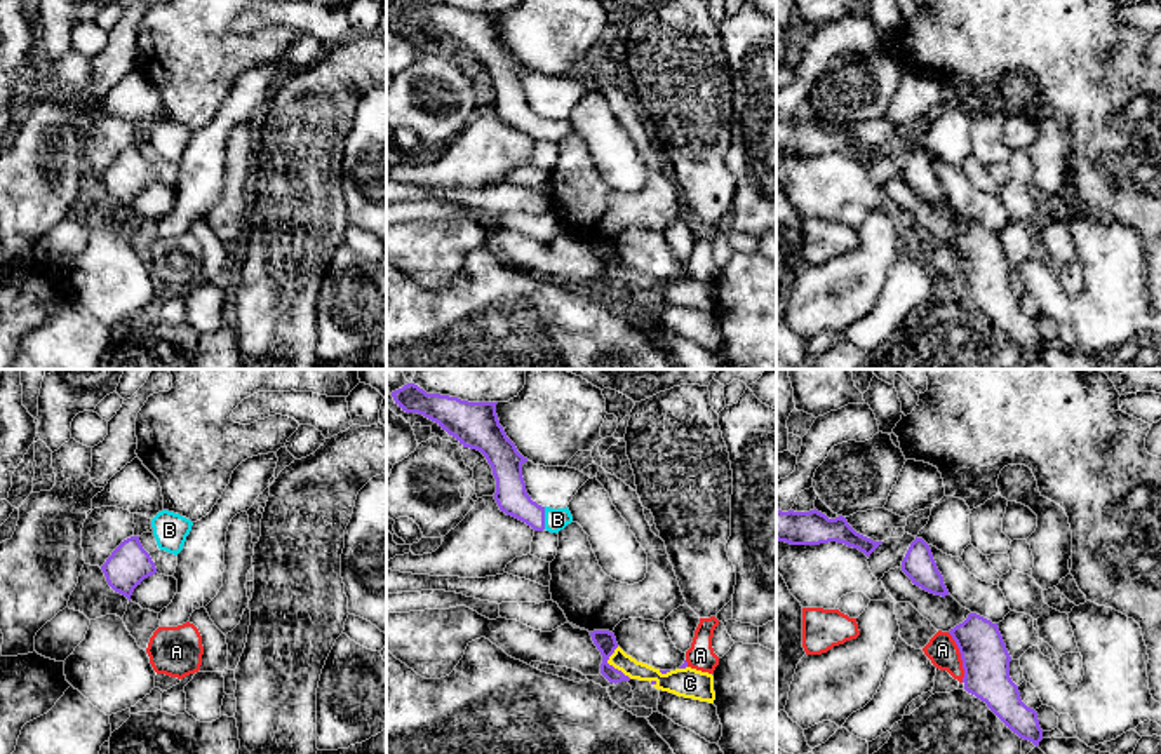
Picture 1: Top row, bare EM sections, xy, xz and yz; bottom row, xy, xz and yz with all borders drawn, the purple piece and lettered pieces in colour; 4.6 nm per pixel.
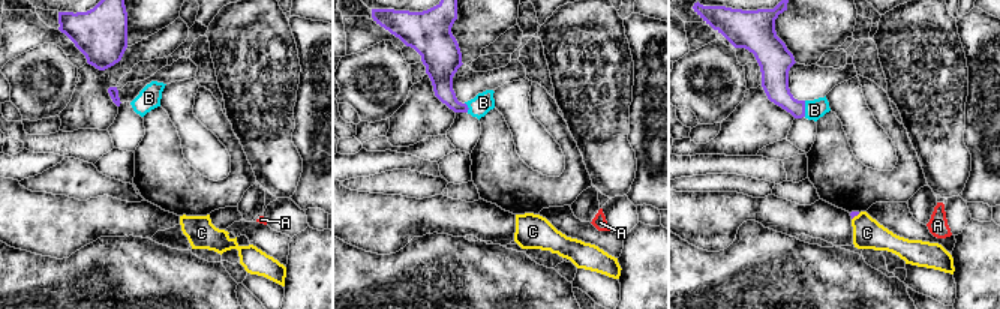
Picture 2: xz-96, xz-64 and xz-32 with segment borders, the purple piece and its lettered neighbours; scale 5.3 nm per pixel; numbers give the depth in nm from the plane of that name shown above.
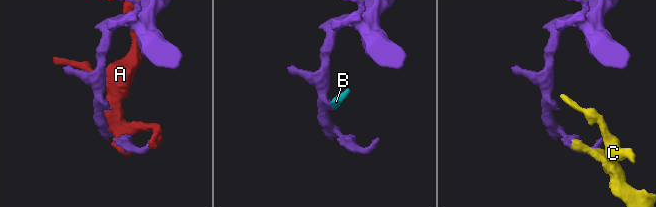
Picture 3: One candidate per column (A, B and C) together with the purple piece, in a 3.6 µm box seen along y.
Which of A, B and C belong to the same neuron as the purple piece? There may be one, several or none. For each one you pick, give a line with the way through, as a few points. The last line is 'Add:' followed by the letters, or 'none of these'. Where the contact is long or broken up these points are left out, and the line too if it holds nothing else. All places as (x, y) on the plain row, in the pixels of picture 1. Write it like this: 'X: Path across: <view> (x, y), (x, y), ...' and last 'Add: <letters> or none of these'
B: Path across: xz (512, 108), (526, 121), (543, 127), (557, 129)
Add: B

